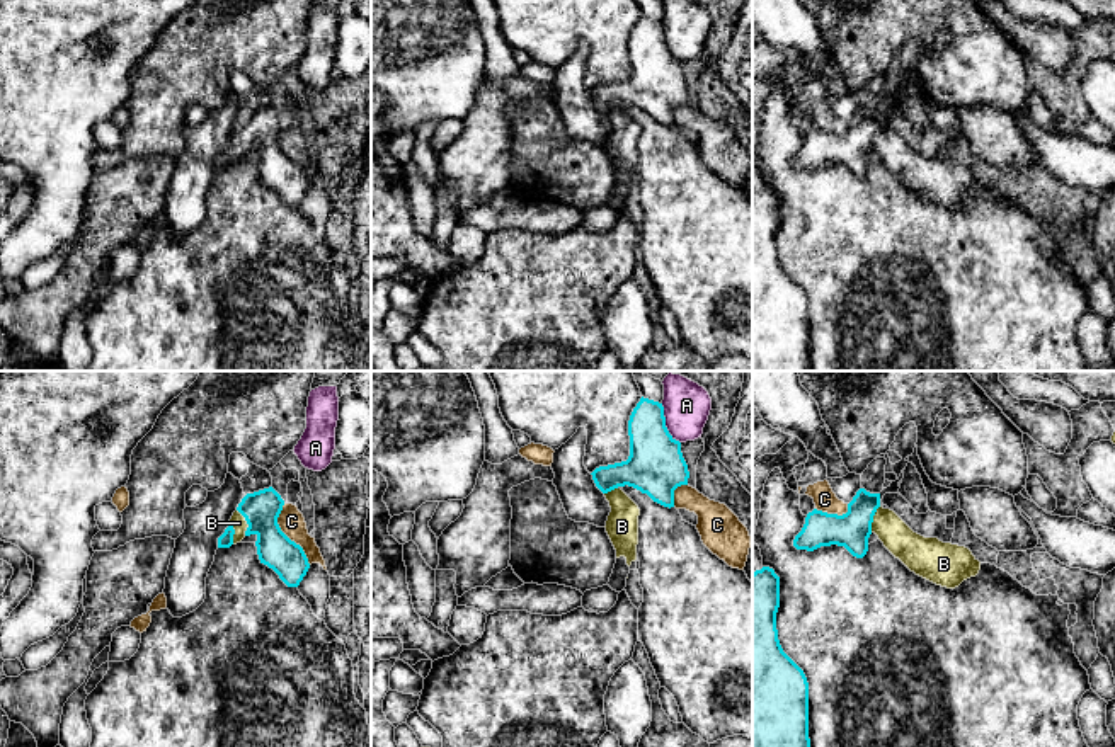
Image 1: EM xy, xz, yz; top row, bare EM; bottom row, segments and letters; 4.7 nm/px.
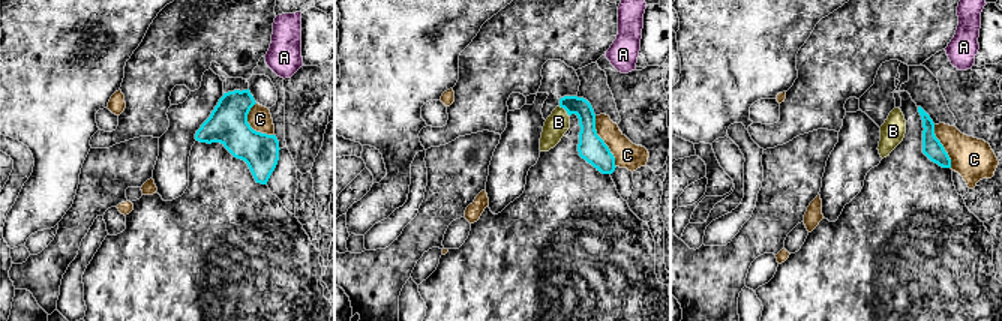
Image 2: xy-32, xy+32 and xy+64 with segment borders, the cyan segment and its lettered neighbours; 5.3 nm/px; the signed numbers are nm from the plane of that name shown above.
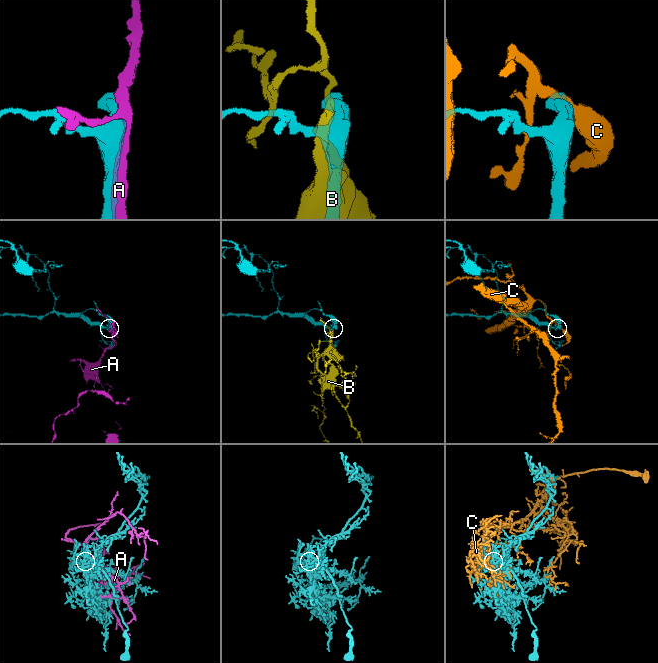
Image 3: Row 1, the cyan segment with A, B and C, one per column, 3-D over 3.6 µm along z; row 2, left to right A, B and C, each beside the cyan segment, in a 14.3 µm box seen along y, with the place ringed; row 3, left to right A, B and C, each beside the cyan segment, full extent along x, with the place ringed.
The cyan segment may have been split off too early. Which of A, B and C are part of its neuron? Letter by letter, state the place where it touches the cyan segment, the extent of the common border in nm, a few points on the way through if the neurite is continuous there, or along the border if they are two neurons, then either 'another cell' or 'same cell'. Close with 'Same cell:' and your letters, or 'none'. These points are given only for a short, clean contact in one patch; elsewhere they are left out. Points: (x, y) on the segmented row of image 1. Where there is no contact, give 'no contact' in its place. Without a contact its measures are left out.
A: xz (664, 424) | 220 nm | another cell
B: yz (872, 519) | 140 nm | across yz (851, 530), (862, 519), (872, 519), (882, 521), (913, 550) | same cell
C: xy (285, 535) | 320 nm | another cell
Same cell: B

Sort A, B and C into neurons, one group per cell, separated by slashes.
A / B / C

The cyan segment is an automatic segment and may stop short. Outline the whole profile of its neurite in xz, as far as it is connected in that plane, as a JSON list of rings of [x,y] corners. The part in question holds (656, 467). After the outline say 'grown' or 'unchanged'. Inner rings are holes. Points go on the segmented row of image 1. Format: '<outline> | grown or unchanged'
[[[642,396],[630,415],[628,436],[628,459],[599,466],[591,475],[611,507],[604,527],[616,558],[625,556],[630,567],[637,560],[640,509],[621,488],[633,487],[671,509],[674,490],[688,485],[689,471],[681,442],[666,427],[662,403]]] | grown

